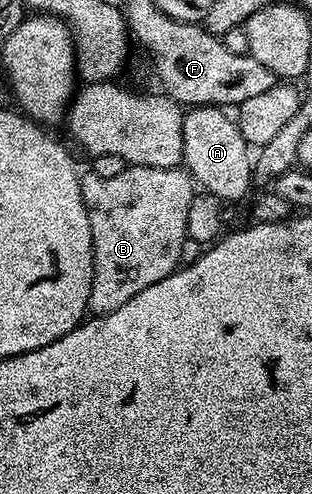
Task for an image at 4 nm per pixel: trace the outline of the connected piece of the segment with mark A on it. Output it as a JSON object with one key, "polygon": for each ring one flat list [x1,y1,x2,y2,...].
{"polygon":[[197,105,191,107,184,115,183,120,183,165,195,183,212,196,218,197,221,202,236,202,242,199,250,188,253,179,252,156,248,145,241,136,237,123,223,113,217,105]]}

